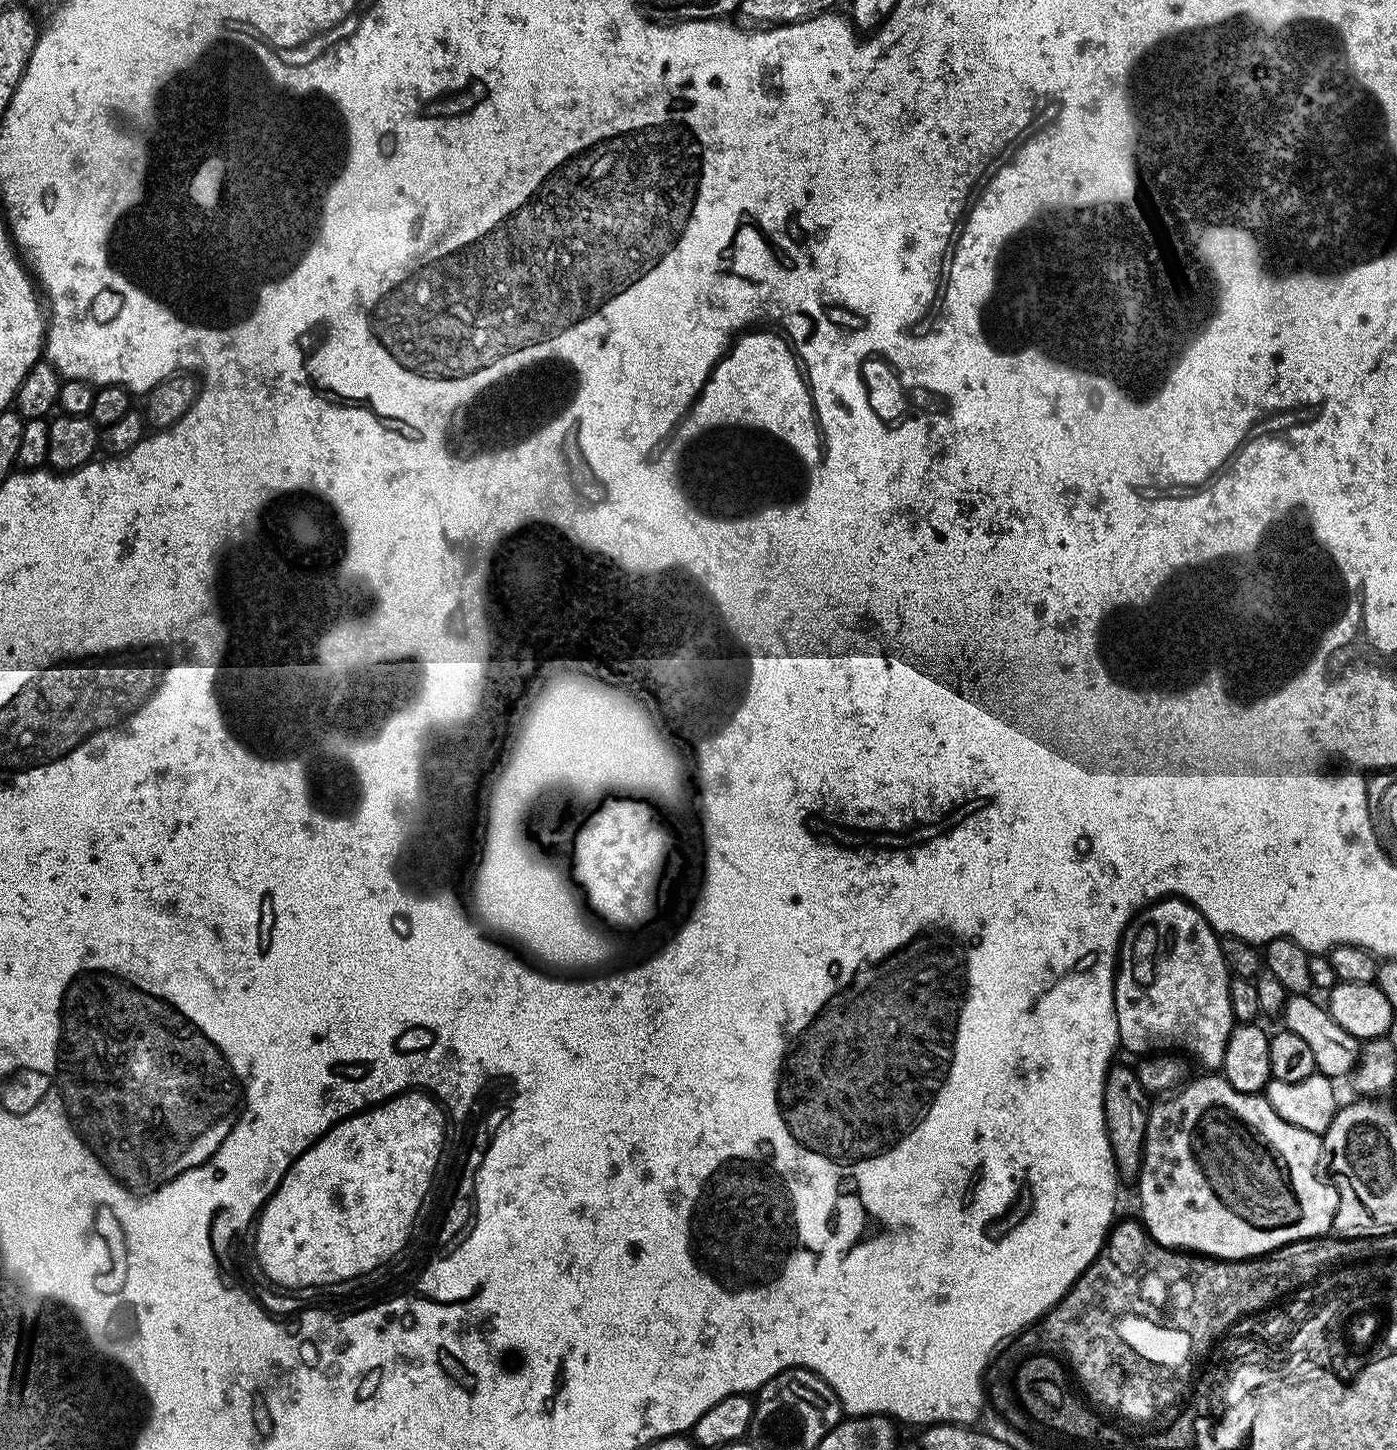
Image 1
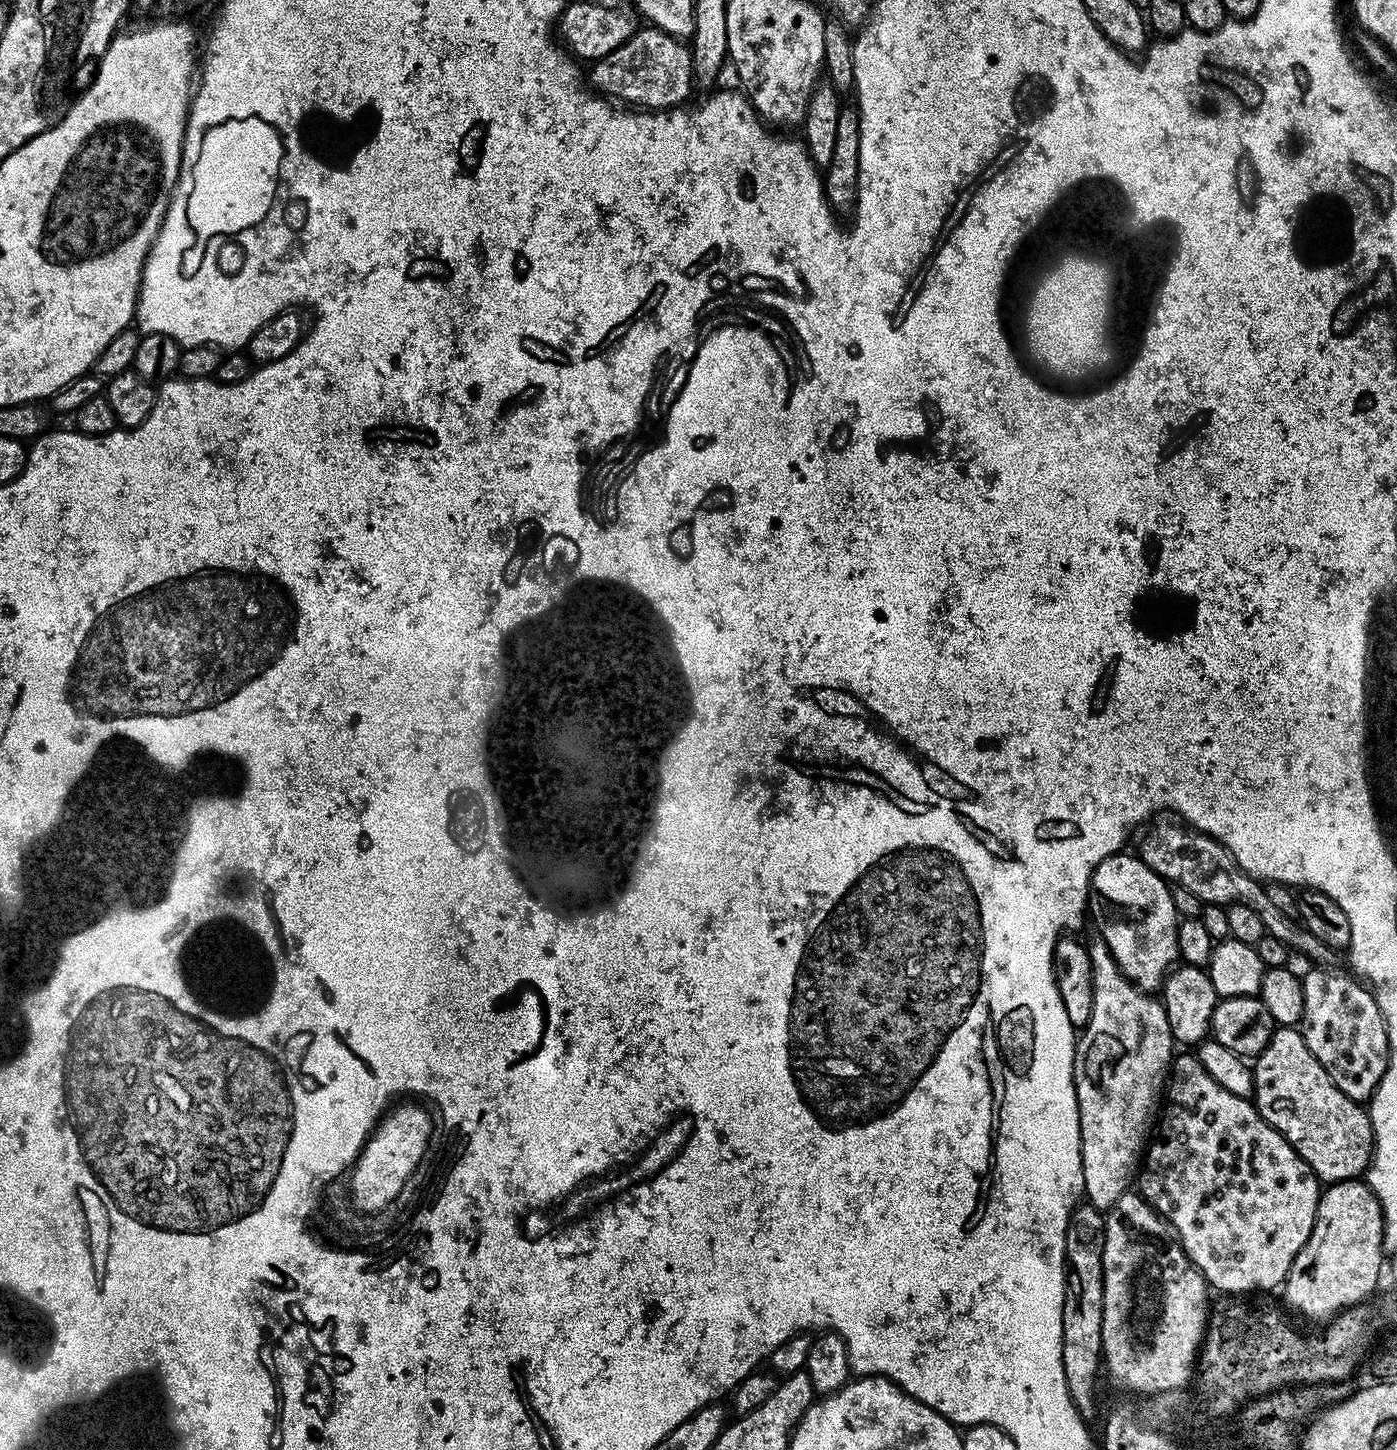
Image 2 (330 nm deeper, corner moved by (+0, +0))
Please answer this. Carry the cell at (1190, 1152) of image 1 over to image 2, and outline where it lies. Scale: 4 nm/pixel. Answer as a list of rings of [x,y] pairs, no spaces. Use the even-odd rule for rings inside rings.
[[[1177,1055],[1173,1059],[1170,1075],[1166,1081],[1166,1103],[1158,1120],[1158,1135],[1151,1147],[1147,1149],[1146,1166],[1141,1167],[1138,1173],[1138,1191],[1144,1201],[1171,1224],[1184,1252],[1215,1291],[1217,1288],[1218,1291],[1224,1292],[1220,1294],[1252,1294],[1248,1292],[1268,1292],[1271,1288],[1279,1289],[1283,1285],[1298,1250],[1302,1250],[1302,1246],[1306,1246],[1306,1238],[1310,1238],[1310,1230],[1316,1221],[1322,1184],[1316,1179],[1305,1160],[1292,1149],[1290,1142],[1286,1142],[1286,1138],[1282,1138],[1282,1134],[1278,1134],[1274,1126],[1270,1126],[1260,1117],[1260,1112],[1251,1099],[1230,1094],[1230,1090],[1218,1086],[1218,1082],[1210,1078],[1210,1074],[1195,1055]]]

